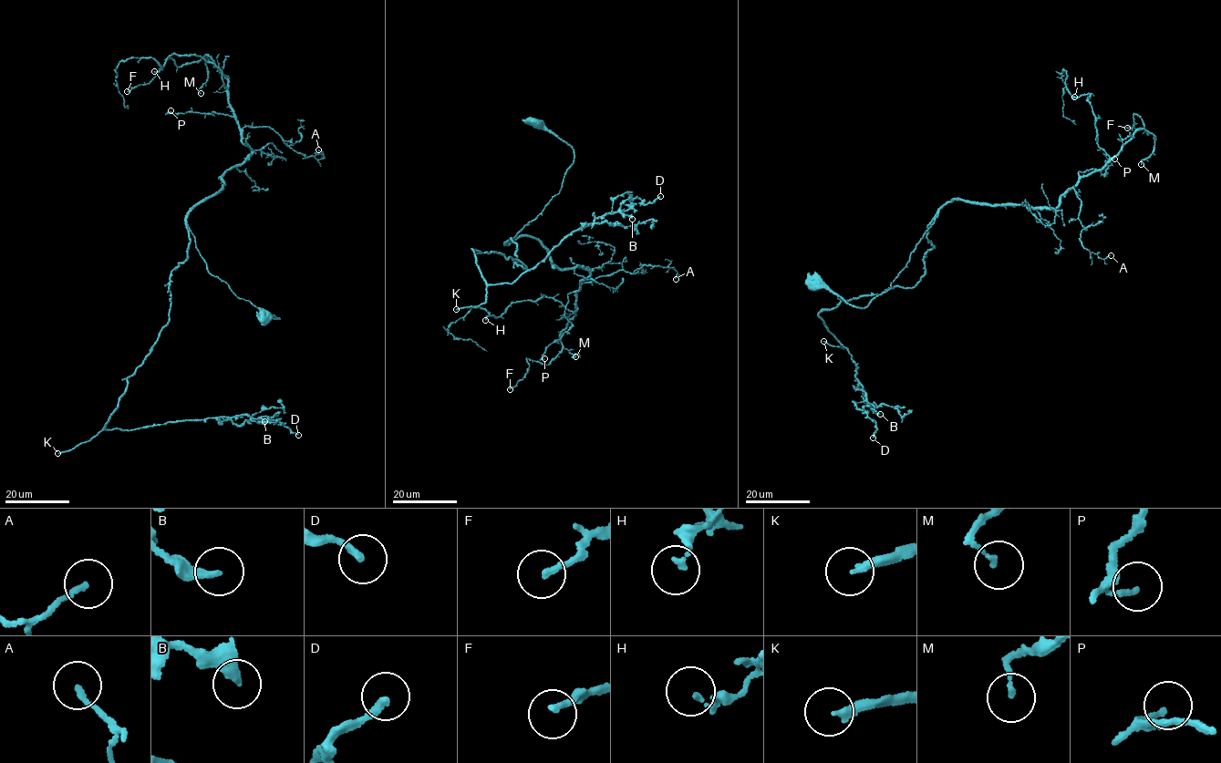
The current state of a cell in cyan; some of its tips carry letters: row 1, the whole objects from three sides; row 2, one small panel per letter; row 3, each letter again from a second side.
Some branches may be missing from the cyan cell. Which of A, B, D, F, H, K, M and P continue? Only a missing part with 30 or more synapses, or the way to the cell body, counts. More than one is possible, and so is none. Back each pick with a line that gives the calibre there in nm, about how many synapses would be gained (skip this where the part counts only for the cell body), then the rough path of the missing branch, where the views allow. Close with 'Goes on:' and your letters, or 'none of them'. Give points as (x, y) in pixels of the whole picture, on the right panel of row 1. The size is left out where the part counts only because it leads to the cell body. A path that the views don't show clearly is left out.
K: calibre 220 nm; 450 synapses
Goes on: K

